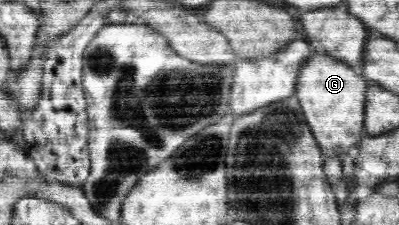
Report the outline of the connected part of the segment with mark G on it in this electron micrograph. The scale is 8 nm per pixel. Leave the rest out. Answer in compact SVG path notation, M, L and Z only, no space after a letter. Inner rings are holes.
M312 55L298 73L296 95L306 123L310 125L324 158L336 158L357 146L364 136L366 90L369 88L359 70L328 55Z

